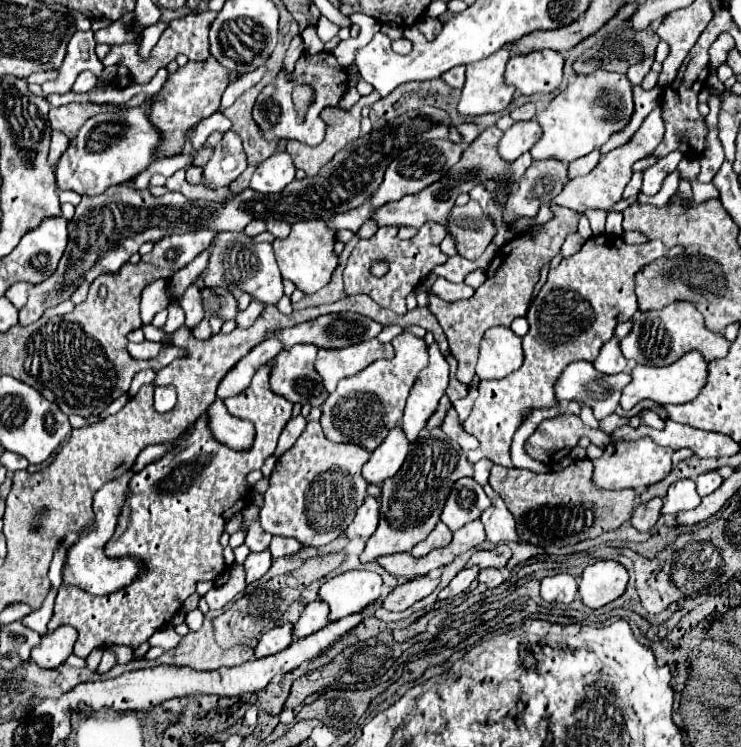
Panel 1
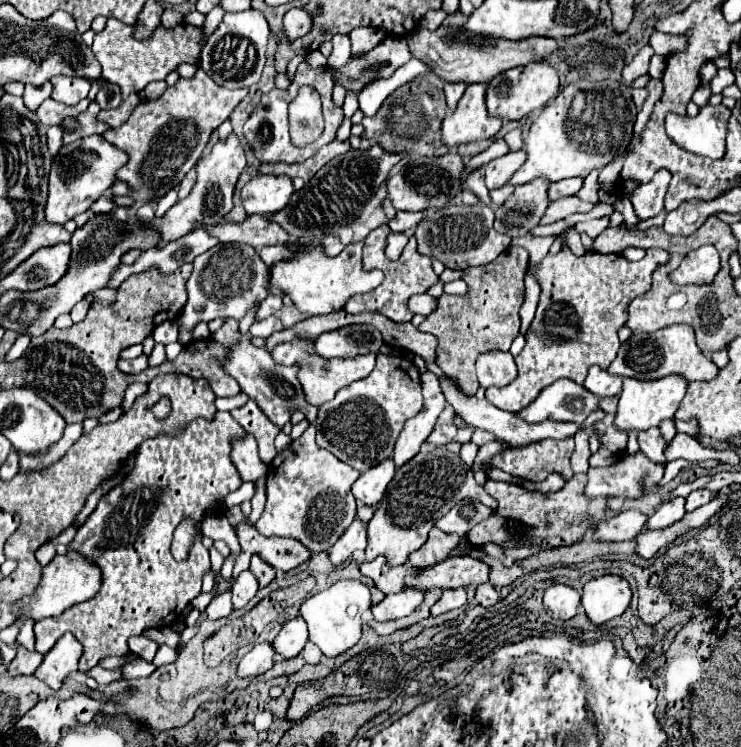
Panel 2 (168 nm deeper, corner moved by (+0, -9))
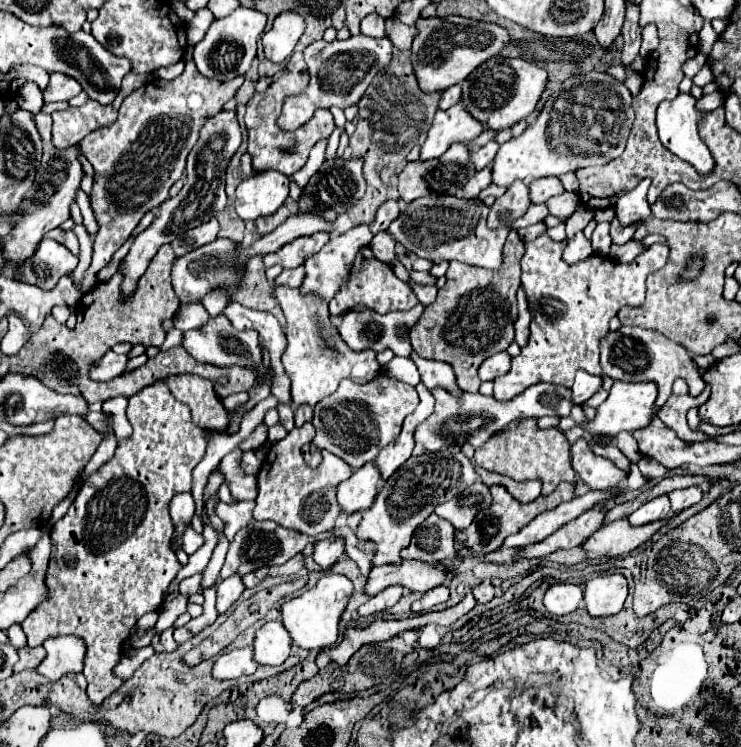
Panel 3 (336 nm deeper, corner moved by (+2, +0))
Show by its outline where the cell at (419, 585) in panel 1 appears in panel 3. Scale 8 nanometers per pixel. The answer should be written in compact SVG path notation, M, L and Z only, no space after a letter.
M389 586L385 590L381 590L379 594L371 596L363 606L359 606L359 614L361 616L371 616L375 612L391 608L391 606L395 606L399 602L401 596L403 596L403 586Z

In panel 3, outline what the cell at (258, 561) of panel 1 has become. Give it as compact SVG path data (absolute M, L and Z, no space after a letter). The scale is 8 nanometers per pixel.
M233 574L227 580L223 580L217 588L217 612L219 614L227 612L235 604L235 600L243 594L243 590L245 590L245 586L243 586L243 580L239 574Z

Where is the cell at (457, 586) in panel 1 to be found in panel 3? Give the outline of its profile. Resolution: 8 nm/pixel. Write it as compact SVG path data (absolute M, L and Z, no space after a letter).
M437 586L437 588L425 592L423 598L419 598L419 600L411 606L411 610L413 610L413 612L427 612L427 610L431 610L431 608L437 606L437 604L447 602L447 598L449 598L449 588L447 588L447 586Z

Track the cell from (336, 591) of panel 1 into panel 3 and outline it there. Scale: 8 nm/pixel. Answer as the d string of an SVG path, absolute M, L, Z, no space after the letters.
M327 572L325 576L319 578L319 582L311 590L287 600L281 606L281 614L283 614L285 628L289 630L293 638L293 644L305 650L325 650L325 648L335 646L339 638L341 614L345 612L349 600L353 598L353 592L355 592L353 582L347 576Z

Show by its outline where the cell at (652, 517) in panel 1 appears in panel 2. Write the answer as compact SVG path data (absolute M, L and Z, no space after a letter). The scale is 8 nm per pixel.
M621 511L619 515L611 515L601 519L593 529L593 541L629 541L643 529L647 515L639 511Z

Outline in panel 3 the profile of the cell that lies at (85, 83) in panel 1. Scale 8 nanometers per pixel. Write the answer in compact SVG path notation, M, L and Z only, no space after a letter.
M51 74L49 86L45 88L43 96L45 96L45 102L59 102L59 100L71 100L81 90L83 88L75 78L69 78L65 74Z

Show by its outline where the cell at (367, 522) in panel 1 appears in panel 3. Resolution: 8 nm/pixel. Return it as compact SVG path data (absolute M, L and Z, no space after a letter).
M325 538L315 544L313 558L323 570L327 570L343 556L343 552L345 552L345 546L341 546L341 538Z

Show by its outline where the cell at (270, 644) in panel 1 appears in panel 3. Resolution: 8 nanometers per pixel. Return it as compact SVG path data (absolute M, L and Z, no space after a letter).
M237 648L217 658L213 666L213 676L217 680L231 680L241 678L245 674L255 674L257 668L259 664L253 662L253 648Z

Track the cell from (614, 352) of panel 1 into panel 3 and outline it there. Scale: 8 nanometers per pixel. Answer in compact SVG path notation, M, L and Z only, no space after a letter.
M579 370L575 376L575 384L573 384L573 402L575 404L583 404L587 402L599 388L603 386L603 376L593 376L585 370Z

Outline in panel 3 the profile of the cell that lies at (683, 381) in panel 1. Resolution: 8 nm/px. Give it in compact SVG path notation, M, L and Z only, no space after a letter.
M617 380L609 392L609 398L597 408L597 414L591 422L585 424L591 436L617 436L619 432L639 430L651 424L653 410L657 400L657 384L655 382L621 382Z

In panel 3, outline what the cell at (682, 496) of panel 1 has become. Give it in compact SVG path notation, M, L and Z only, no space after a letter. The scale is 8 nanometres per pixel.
M663 494L663 496L657 496L649 502L645 502L639 510L635 510L631 516L629 516L629 522L633 526L643 526L643 524L649 524L649 522L655 522L655 520L663 520L663 518L669 518L673 512L671 512L671 506L669 506L669 496Z

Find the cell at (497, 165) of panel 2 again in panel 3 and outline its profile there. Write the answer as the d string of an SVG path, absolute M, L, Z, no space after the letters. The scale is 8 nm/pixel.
M491 166L475 172L465 184L465 198L477 198L477 194L491 184Z

